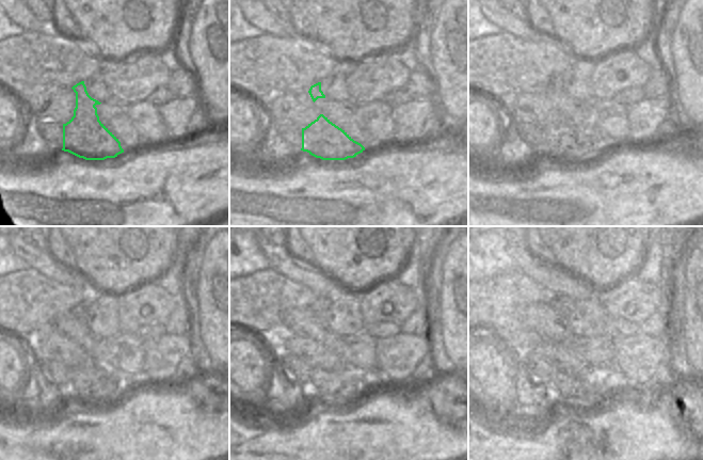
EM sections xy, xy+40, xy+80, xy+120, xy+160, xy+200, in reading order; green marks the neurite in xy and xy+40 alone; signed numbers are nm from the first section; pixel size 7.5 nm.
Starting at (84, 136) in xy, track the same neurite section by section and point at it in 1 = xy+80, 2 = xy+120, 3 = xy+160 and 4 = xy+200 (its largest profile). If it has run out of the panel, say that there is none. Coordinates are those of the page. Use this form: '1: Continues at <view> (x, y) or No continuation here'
1: Continues at xy+80 (565, 141)
2: Continues at xy+120 (99, 383)
3: Continues at xy+160 (339, 387)
4: Continues at xy+200 (576, 393).

